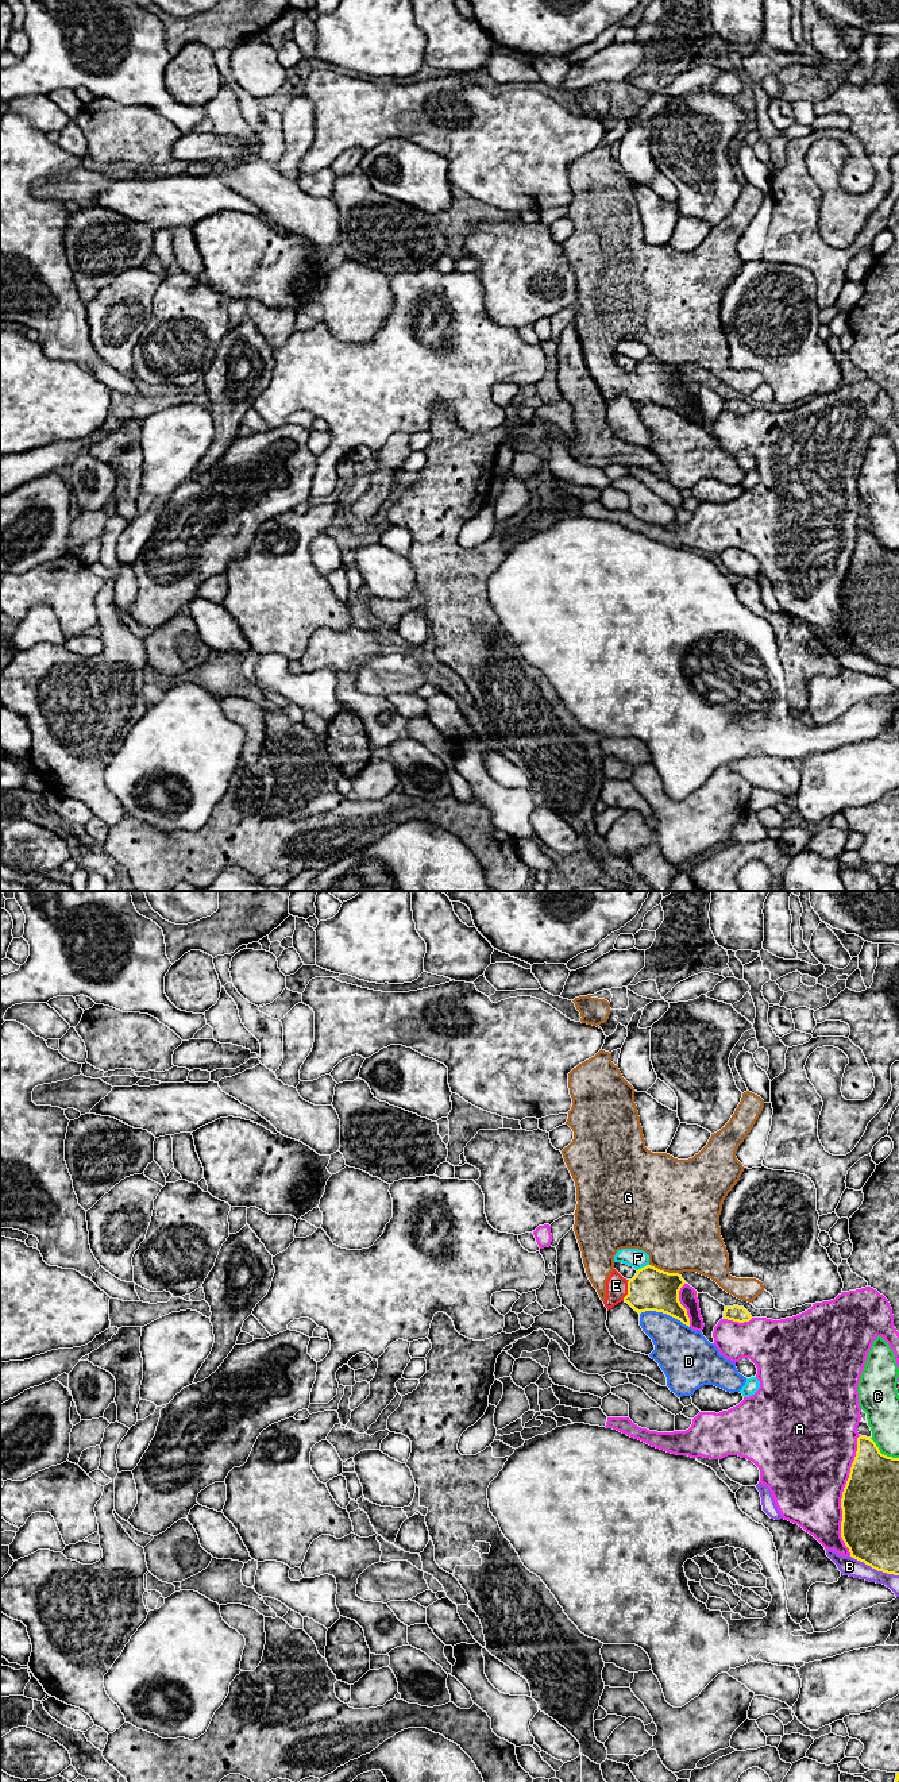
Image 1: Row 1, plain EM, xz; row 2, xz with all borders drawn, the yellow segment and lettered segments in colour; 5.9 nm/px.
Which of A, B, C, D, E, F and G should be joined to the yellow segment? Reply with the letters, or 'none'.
E, G

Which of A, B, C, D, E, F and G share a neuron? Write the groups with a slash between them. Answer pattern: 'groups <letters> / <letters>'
groups A / B / C / D / E G / F

